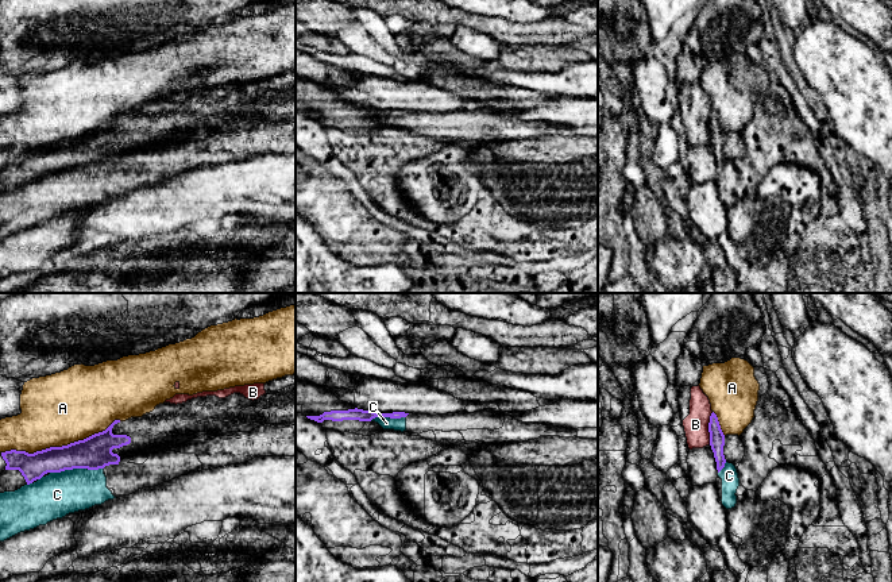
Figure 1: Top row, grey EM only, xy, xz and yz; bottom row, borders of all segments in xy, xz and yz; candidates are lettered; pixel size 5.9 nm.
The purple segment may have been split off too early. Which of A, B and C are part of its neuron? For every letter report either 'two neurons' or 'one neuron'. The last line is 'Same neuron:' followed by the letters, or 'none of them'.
A: two neurons
B: two neurons
C: two neurons
Same neuron: none of them

